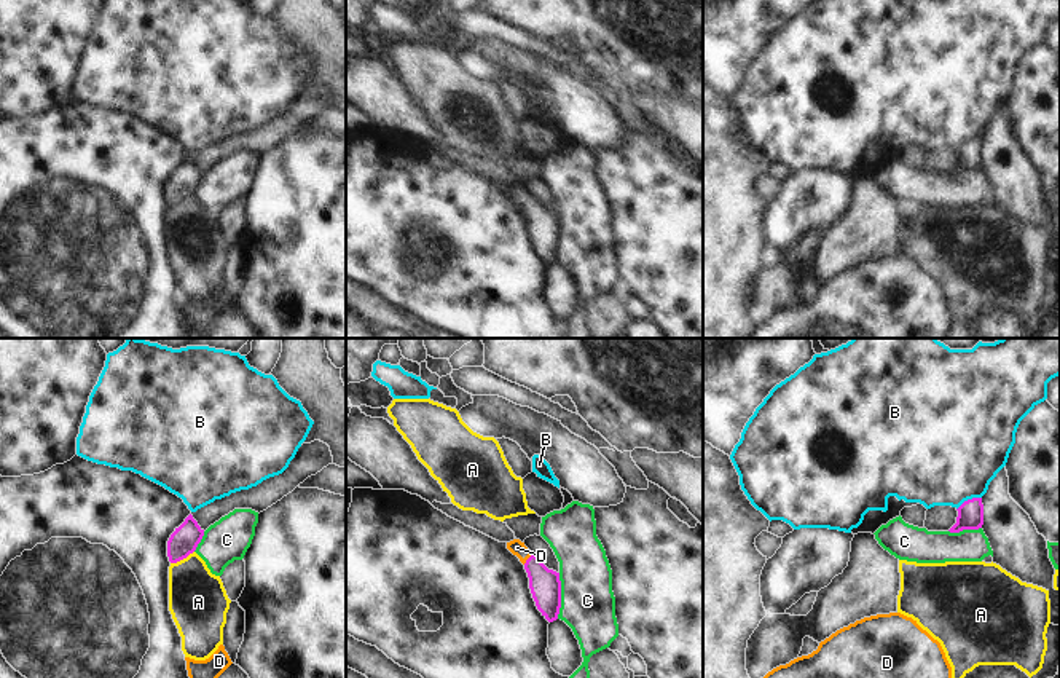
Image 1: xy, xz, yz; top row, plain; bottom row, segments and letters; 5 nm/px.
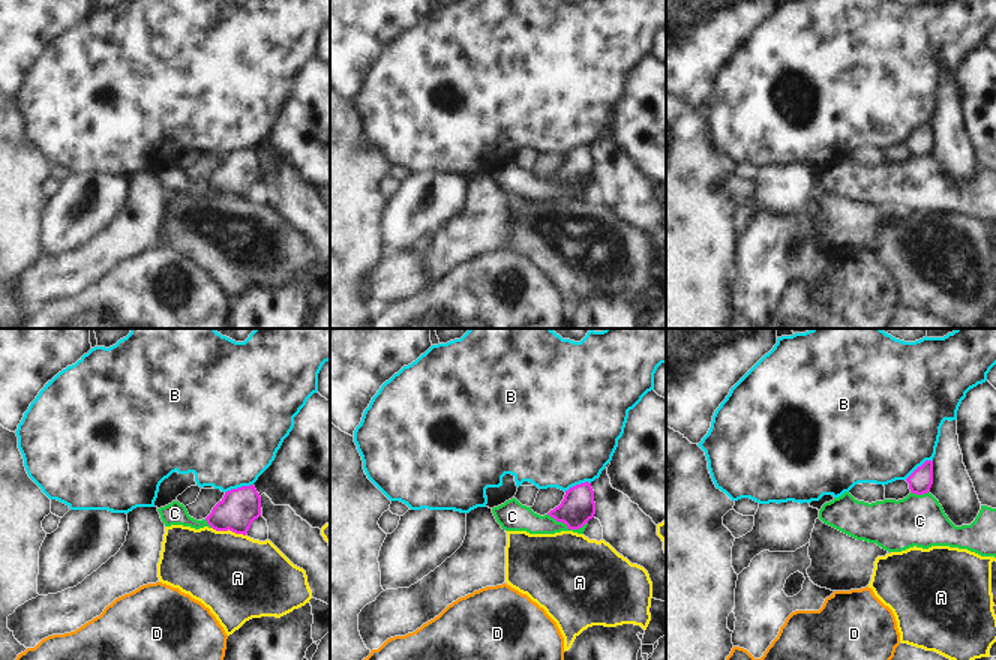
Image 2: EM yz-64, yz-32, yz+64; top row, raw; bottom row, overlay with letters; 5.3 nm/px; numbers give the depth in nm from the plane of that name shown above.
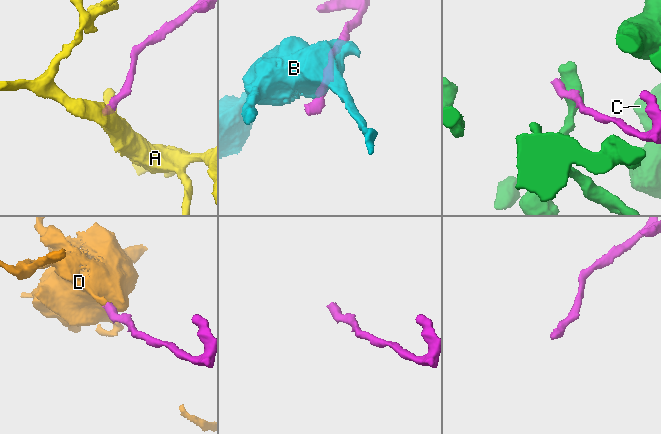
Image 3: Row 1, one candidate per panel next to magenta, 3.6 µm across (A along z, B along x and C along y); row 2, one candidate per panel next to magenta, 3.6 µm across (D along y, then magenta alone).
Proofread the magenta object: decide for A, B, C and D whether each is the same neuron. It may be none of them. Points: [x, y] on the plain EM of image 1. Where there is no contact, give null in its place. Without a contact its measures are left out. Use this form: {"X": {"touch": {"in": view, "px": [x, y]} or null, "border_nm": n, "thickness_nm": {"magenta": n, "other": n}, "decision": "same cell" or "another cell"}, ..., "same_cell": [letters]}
{"A": {"touch": {"in": "xy", "px": [182, 201]}, "border_nm": 140, "thickness_nm": {"magenta": 140, "other": 300}, "decision": "another cell"}, "B": {"touch": {"in": "yz", "px": [968, 142]}, "border_nm": 140, "thickness_nm": {"magenta": 130, "other": 500}, "decision": "another cell"}, "C": {"touch": {"in": "xz", "px": [560, 238]}, "border_nm": 240, "thickness_nm": {"magenta": 160, "other": 280}, "decision": "another cell"}, "D": {"touch": {"in": "xz", "px": [528, 201]}, "border_nm": 70, "thickness_nm": {"magenta": 160, "other": 80}, "decision": "same cell"}, "same_cell": ["D"]}

